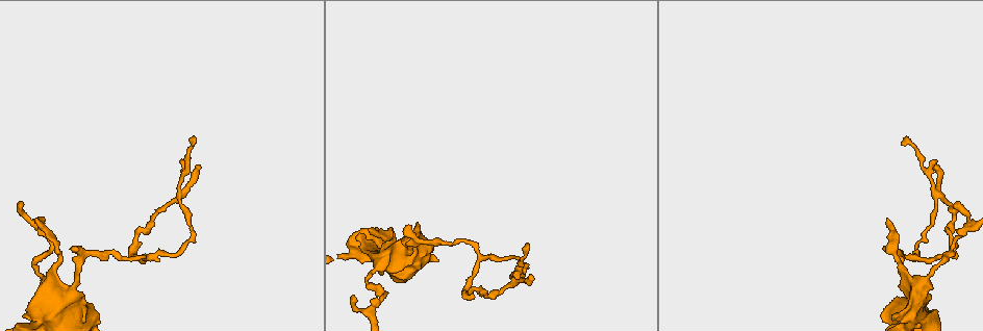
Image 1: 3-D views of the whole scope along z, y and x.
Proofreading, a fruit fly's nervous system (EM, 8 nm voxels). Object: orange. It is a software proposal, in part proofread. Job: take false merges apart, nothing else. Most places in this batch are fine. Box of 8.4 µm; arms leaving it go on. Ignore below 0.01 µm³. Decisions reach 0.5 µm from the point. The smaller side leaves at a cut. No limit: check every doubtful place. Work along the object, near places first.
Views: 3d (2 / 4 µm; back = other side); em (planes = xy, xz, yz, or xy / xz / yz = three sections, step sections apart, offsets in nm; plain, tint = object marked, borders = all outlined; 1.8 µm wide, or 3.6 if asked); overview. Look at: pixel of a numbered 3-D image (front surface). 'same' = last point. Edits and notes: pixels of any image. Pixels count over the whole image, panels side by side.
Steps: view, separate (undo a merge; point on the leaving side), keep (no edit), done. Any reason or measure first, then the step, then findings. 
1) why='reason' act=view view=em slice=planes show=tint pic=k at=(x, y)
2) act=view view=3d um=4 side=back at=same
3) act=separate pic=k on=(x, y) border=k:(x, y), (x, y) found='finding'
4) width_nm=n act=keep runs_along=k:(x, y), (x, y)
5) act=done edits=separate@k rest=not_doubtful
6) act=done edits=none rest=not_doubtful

why='abrupt turn' act=view view=3d um=4 pic=1 at=(135, 248)

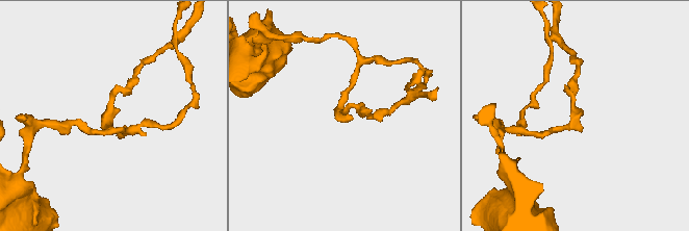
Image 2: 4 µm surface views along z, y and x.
act=view view=em slice=planes show=plain pic=2 at=(106, 116)

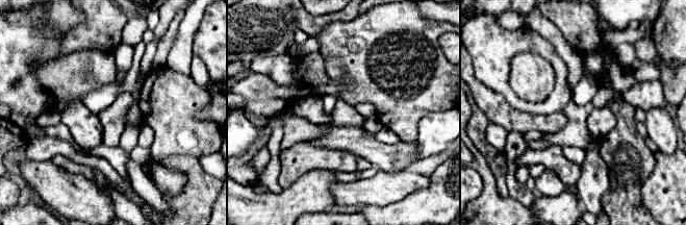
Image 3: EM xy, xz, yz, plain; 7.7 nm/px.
why='where the object lies' act=view view=em slice=planes show=tint at=same

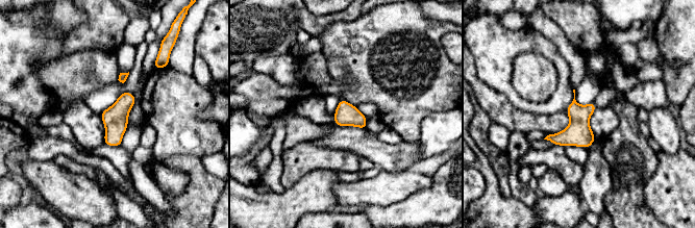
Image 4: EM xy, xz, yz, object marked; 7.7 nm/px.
act=keep found='continuous, no second neuron'

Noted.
why='abrupt turn' act=view view=em slice=planes show=tint pic=1 at=(145, 258)

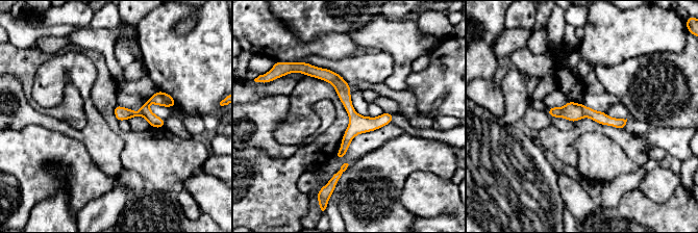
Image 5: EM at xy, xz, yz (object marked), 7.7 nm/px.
act=keep runs_along=5:(309, 69), (343, 89), (362, 122), (389, 121) found='one neuron here'

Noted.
why='arms part here' act=view view=3d um=2 pic=1 at=(939, 193)

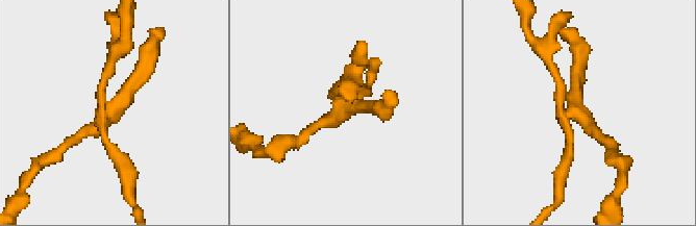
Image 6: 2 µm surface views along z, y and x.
why='now the EM' act=view view=em slice=yz step=4 show=tint pic=6 at=(577, 113)

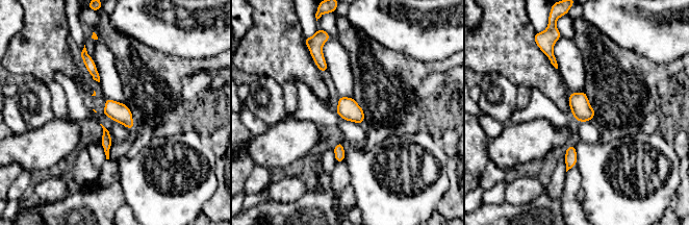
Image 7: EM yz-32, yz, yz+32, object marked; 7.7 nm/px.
why='cut it another way' act=view view=em slice=planes show=tint at=same

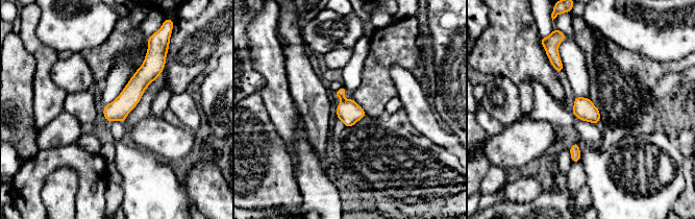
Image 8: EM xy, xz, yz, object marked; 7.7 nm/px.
act=keep runs_along=8:(149, 57), (149, 71), (107, 118) found='one neuron here'

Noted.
why='three-way junction' act=view view=em slice=planes show=tint pic=1 at=(918, 286)

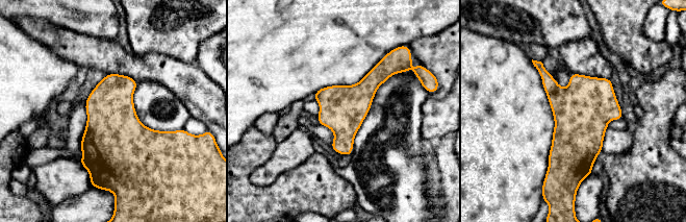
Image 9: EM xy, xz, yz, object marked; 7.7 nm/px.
act=keep found='all the same neuron'

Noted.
why='closes a loop' act=view view=em slice=planes show=tint pic=1 at=(360, 248)

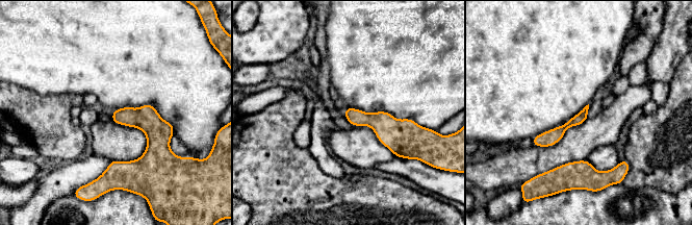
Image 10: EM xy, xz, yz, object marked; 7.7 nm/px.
act=keep runs_along=10:(149, 106), (153, 152), (110, 179) found='continuous, no second neuron'

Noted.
act=done edits=none rest=not_doubtful

